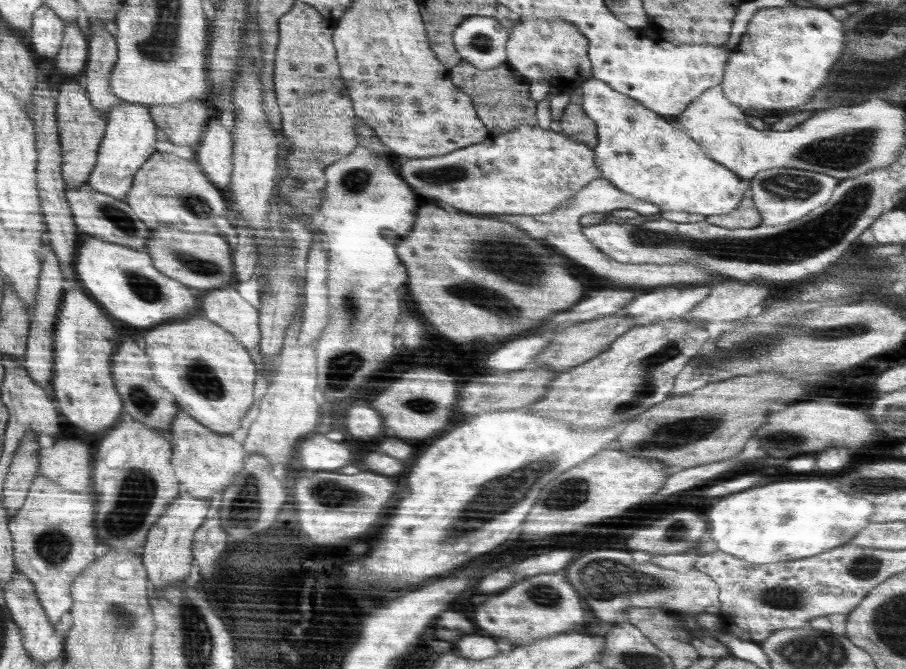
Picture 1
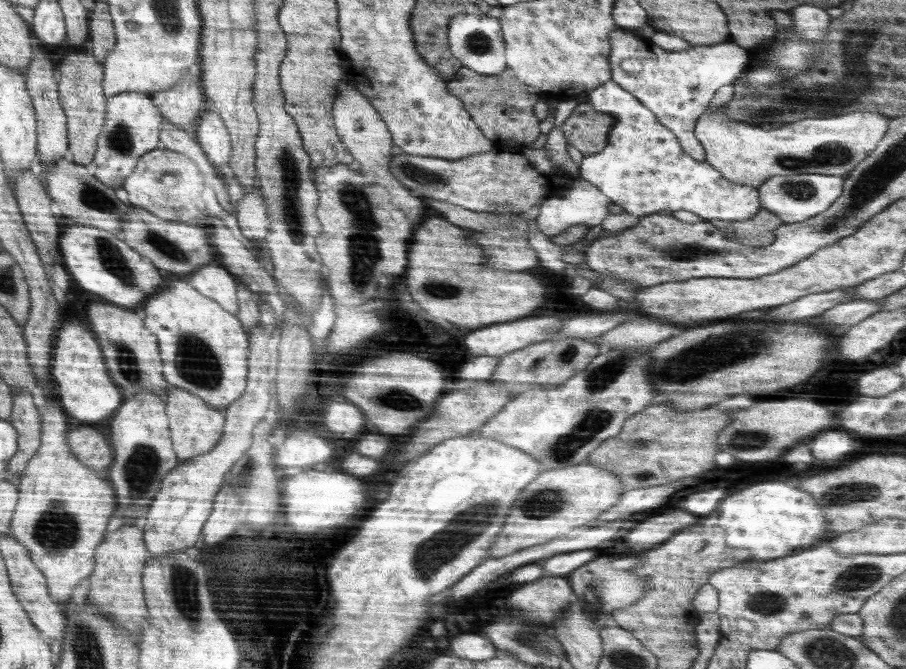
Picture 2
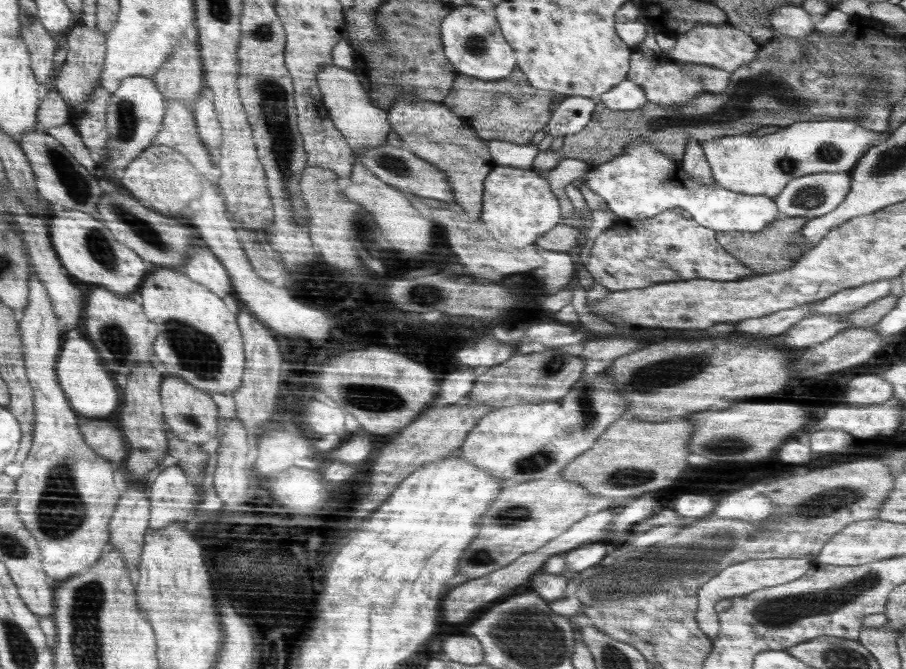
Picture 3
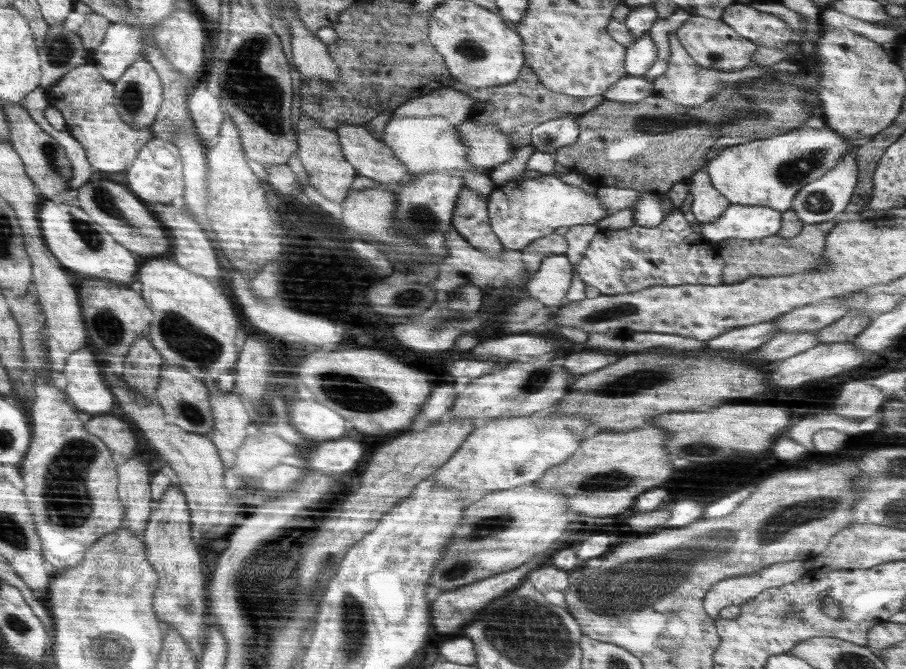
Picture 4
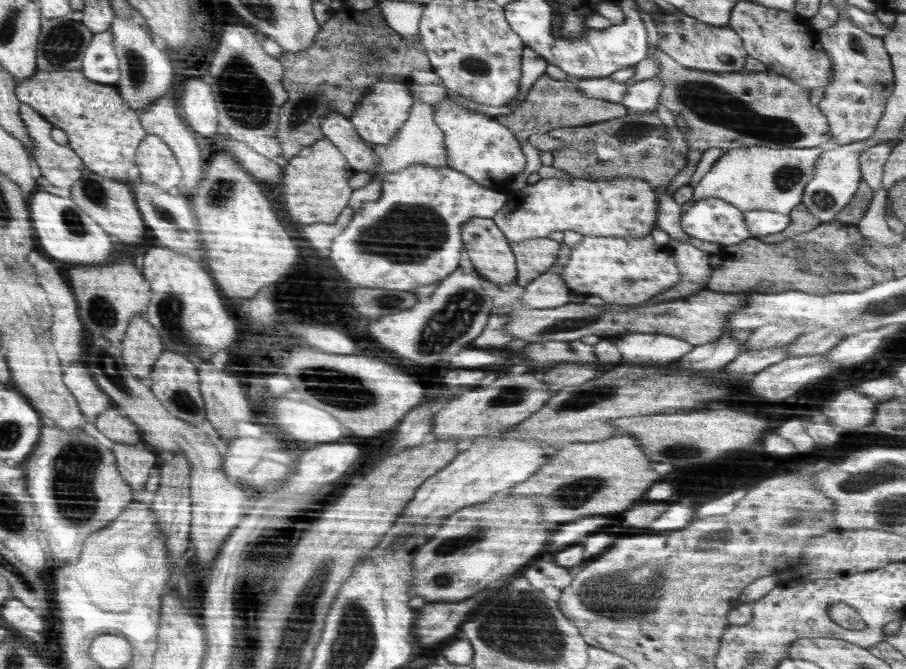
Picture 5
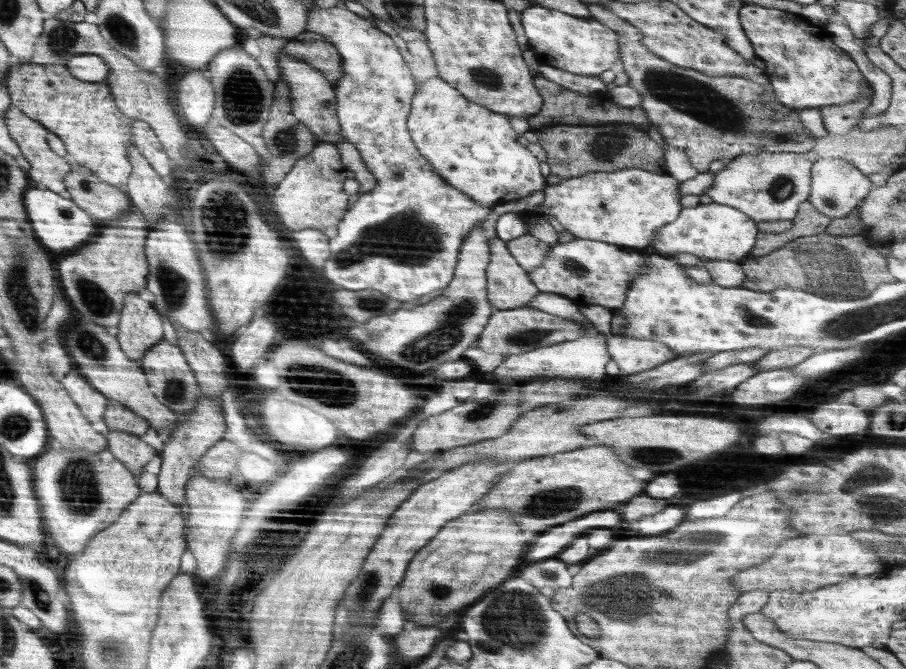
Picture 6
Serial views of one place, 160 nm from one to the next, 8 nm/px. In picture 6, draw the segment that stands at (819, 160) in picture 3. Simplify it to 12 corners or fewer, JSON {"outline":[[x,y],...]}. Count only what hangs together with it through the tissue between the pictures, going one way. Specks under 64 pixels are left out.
{"outline":[[813,150],[712,162],[716,204],[792,221]]}

